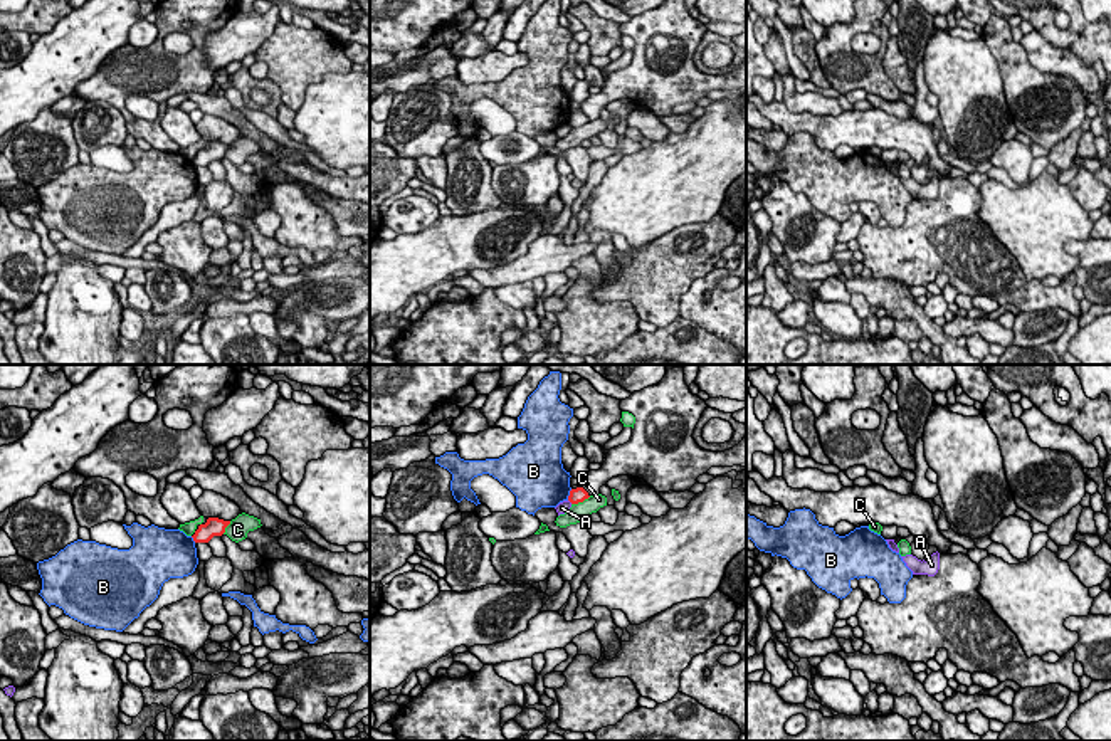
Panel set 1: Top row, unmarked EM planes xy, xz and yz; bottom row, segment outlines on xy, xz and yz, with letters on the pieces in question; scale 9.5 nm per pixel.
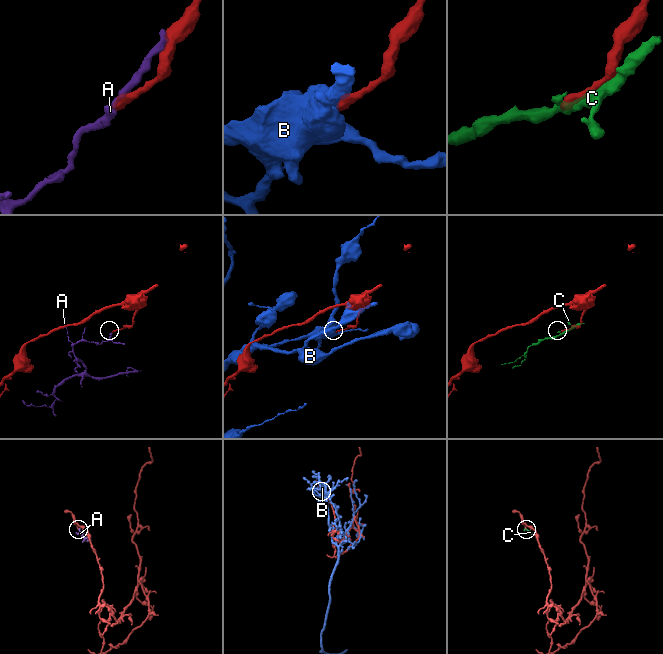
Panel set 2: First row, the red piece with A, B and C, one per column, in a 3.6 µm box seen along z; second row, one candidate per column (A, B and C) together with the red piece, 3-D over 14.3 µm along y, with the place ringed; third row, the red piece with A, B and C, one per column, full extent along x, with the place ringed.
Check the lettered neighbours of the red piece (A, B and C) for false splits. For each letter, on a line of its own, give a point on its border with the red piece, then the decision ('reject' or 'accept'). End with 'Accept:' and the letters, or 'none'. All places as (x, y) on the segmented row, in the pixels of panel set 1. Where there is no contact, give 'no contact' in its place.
A: meets red in xz at (570, 501); reject
B: meets red in xz at (570, 494); reject
C: meets red in xz at (580, 501); reject
Accept: none

